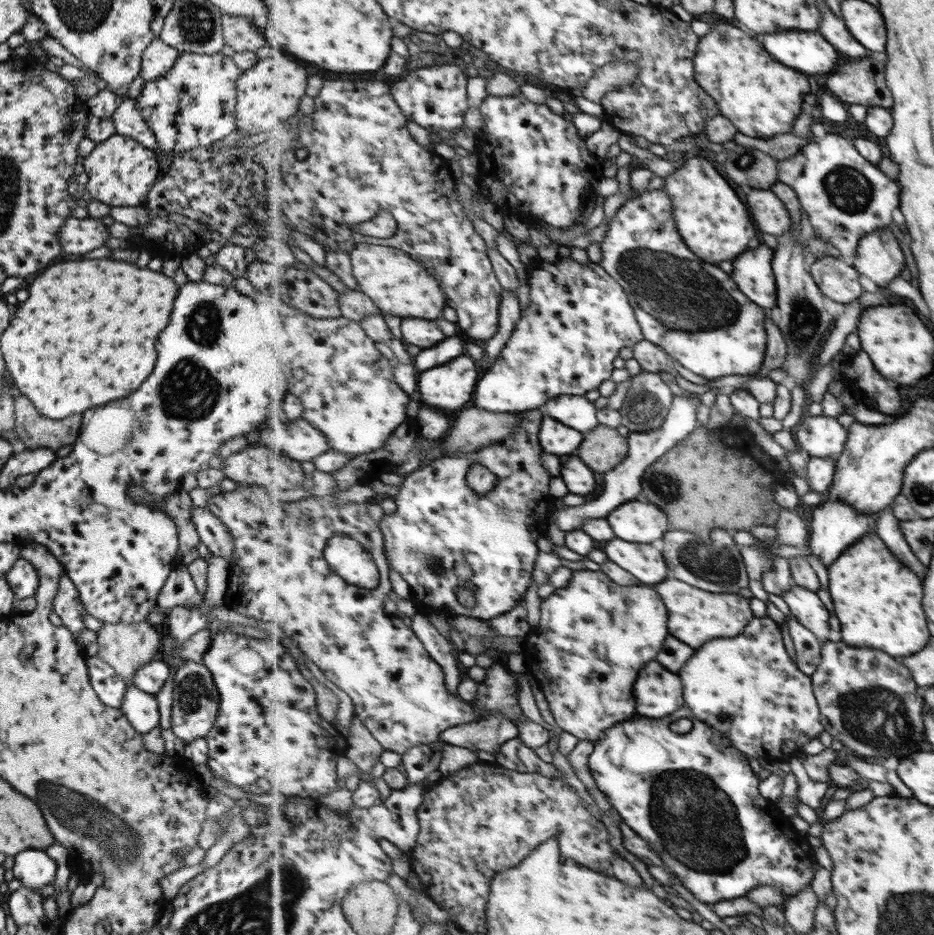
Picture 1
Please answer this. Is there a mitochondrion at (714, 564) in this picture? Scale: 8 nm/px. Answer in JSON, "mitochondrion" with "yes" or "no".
{"mitochondrion":"yes"}

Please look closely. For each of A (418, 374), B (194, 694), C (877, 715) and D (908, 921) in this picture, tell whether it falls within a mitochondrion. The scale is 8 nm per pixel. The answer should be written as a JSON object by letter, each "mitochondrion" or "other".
{"A":"other","B":"mitochondrion","C":"mitochondrion","D":"mitochondrion"}

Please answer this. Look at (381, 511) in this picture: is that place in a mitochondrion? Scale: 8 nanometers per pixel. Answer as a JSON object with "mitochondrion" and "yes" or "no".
{"mitochondrion":"no"}

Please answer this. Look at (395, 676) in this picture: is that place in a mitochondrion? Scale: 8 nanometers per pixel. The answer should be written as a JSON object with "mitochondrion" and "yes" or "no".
{"mitochondrion":"no"}

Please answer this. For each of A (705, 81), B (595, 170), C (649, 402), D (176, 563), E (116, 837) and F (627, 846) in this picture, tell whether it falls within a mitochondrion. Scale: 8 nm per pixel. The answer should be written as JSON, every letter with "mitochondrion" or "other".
{"A":"other","B":"other","C":"mitochondrion","D":"other","E":"mitochondrion","F":"other"}

